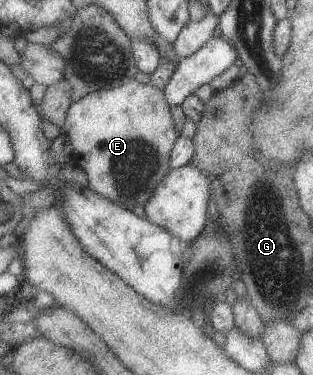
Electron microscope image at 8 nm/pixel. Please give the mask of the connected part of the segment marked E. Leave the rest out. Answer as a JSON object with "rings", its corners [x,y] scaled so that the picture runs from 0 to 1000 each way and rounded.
{"rings":[[[431,213],[294,243],[233,272],[195,347],[278,472],[278,501],[406,560],[466,547],[502,491],[540,464],[546,395],[575,360],[521,245]]]}

